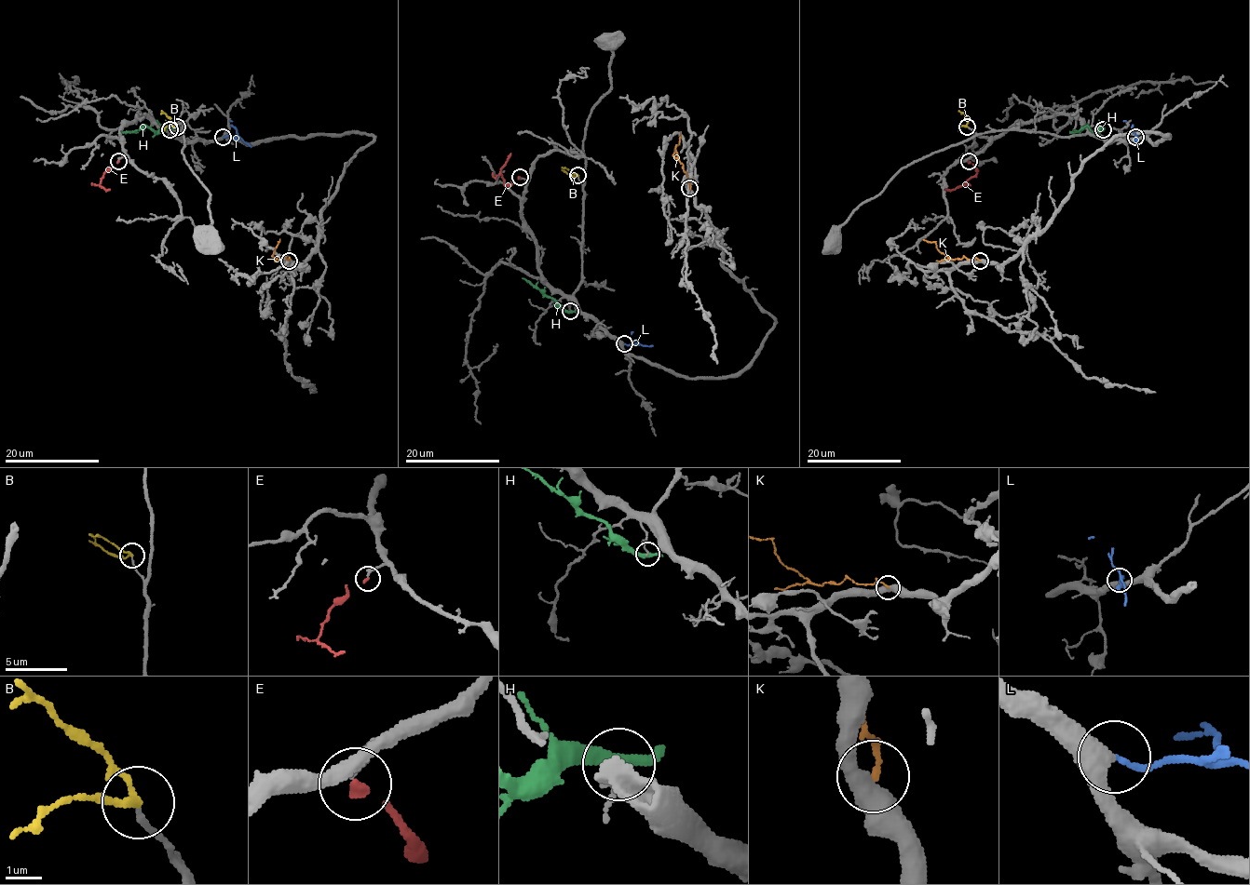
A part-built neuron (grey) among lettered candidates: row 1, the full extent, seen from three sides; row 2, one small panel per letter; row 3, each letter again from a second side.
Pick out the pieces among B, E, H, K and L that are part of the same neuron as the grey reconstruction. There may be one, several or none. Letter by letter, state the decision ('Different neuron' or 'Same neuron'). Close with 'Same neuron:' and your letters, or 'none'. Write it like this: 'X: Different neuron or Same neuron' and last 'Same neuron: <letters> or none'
B: Same neuron
E: Different neuron
H: Different neuron
K: Different neuron
L: Same neuron
Same neuron: B, L

